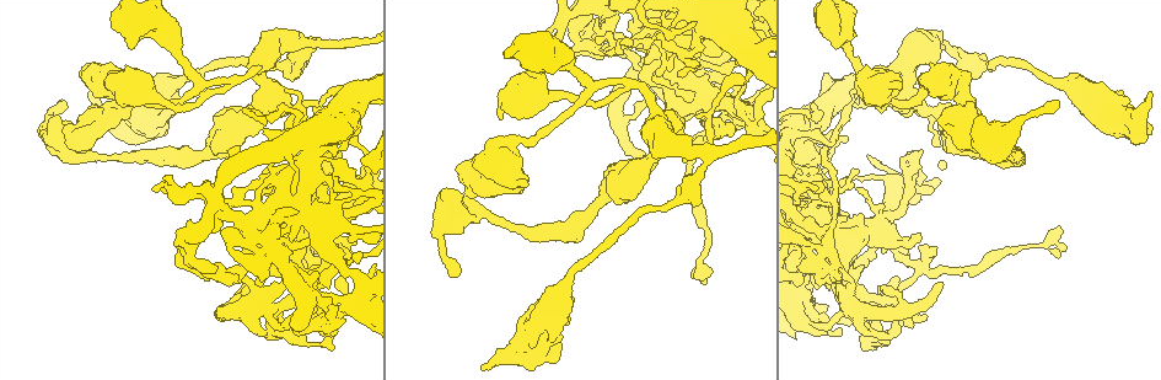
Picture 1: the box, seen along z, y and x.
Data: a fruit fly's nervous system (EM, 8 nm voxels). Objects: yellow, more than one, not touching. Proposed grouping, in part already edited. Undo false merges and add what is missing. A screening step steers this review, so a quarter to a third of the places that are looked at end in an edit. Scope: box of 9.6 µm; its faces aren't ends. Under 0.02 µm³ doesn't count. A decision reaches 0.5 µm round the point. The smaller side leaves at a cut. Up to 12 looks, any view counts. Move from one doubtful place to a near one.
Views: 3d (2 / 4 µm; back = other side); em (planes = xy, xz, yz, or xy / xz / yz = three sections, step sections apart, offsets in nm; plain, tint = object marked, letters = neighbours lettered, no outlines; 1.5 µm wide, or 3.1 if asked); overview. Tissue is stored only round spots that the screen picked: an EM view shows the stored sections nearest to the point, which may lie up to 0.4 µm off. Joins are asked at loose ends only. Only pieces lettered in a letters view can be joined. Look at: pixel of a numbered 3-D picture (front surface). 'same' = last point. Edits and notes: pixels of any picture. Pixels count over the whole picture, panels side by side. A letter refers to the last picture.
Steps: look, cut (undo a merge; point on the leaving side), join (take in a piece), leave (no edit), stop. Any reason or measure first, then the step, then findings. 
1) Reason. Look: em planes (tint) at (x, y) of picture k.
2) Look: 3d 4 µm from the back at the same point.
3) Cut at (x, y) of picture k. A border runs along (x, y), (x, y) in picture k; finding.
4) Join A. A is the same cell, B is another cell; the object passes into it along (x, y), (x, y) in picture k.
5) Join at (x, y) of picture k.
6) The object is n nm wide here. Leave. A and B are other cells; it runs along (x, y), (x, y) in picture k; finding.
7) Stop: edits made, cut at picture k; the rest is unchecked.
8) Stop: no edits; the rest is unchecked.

Sudden change in width. Look: em xz step 4 (tint) at (218, 150) of picture 1.

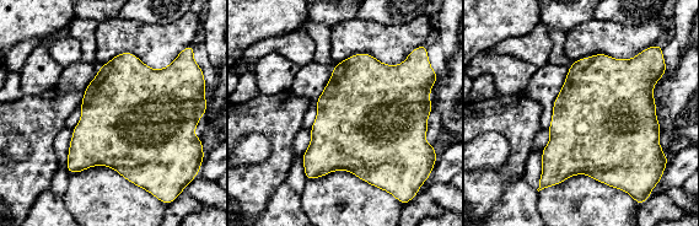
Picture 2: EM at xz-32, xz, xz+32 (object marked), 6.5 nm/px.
Cut it another way. Look: em planes (letters) at the same point.

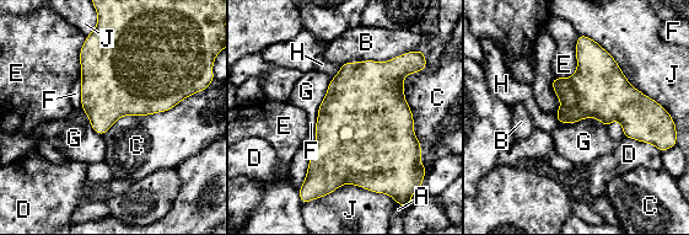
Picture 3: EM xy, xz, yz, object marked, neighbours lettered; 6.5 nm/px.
Leave. A, B, C, D, E, F, G, H and J are other cells; a border runs along (192, 95), (123, 115), (102, 135) in picture 3; continuous, no second neuron.

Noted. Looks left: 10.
An open end. Look: em xy step 4 (letters) at (943, 285) of picture 1.

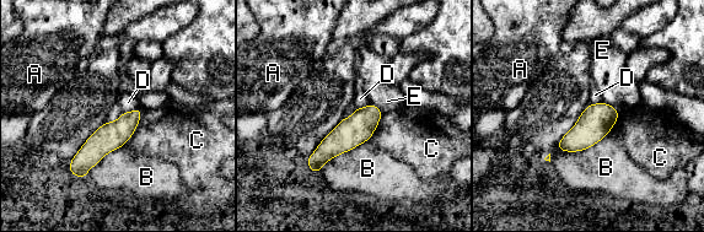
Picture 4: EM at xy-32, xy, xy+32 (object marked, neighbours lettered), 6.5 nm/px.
Look: em planes (letters) at the same point.

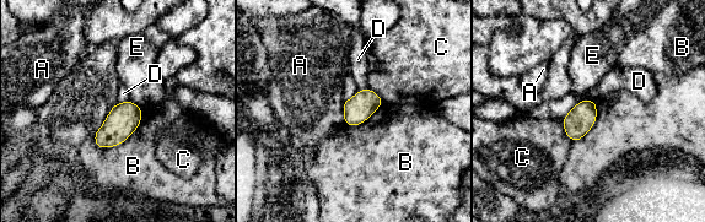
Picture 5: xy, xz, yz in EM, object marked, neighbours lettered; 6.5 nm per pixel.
Leave. A, B, C, D and E are other cells; no lettered piece goes on from it.

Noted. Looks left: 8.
Sharp bend. Look: 3d 4 µm at (846, 282) of picture 1.

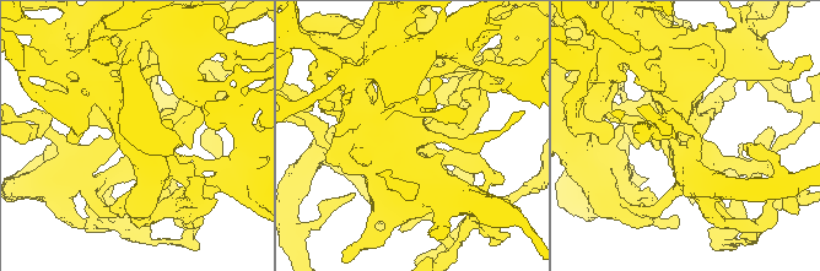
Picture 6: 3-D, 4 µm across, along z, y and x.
Look: em xz step 8 (tint) at (682, 135) of picture 6.

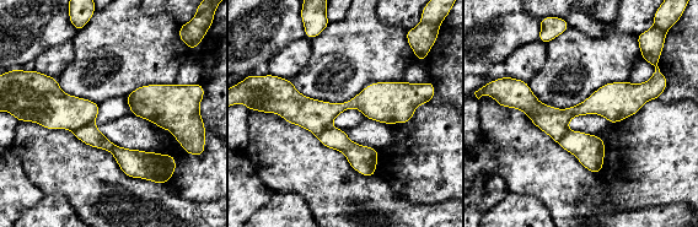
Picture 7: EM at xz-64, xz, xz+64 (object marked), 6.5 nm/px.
Another direction. Look: em xy step 8 (letters) at the same point.

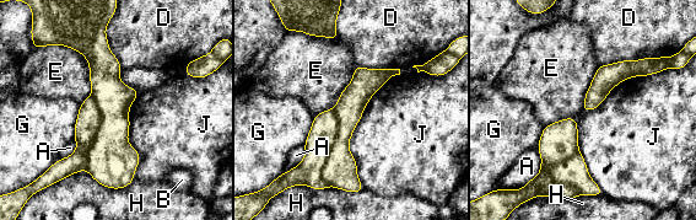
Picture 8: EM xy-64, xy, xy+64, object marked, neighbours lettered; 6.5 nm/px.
The longest contact is with J, 750 nm. Leave. A, B, D, E, G, H and J are other cells; a border runs along (80, 105), (74, 123), (73, 138) in picture 8; one neuron here.

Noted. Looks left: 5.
Thin arm on a thick one. Look: 3d 4 µm at (299, 116) of picture 1.

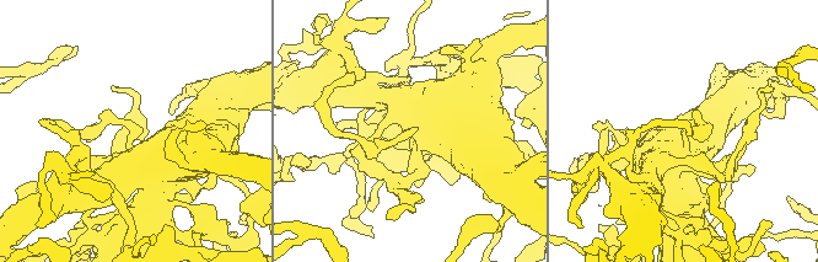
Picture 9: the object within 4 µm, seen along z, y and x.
Shape alone is not enough. Look: em yz step 4 (letters) at (407, 129) of picture 9.

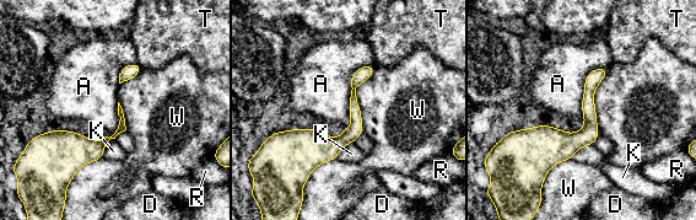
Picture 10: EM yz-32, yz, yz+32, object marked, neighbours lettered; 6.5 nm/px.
Another direction. Look: em planes (letters) at the same point.

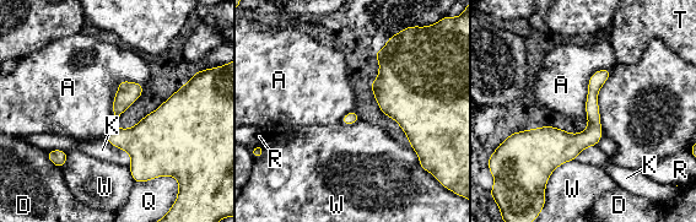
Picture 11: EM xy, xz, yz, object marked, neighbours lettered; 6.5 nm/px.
Leave. A, D, K, Q, R, T and W are other cells; a border runs along (140, 82), (118, 84), (104, 137) in picture 11; one neuron here.

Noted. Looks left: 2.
Stop: no edits; the rest is unchecked.

